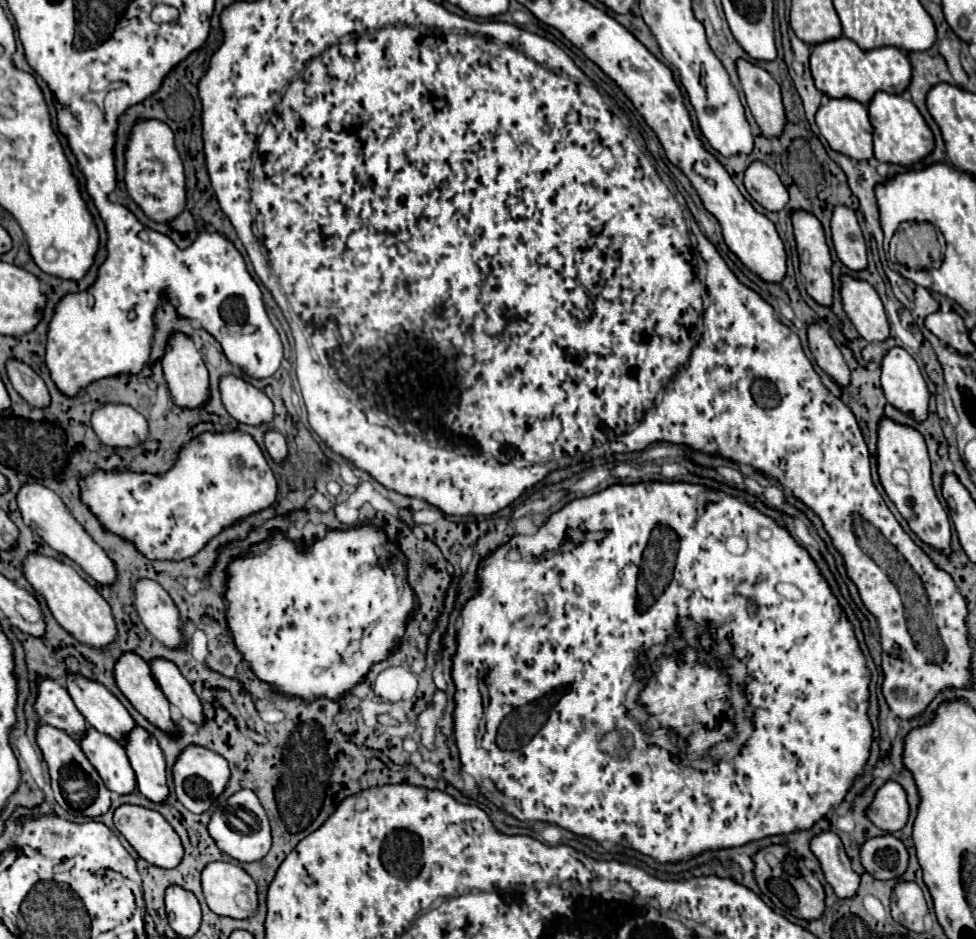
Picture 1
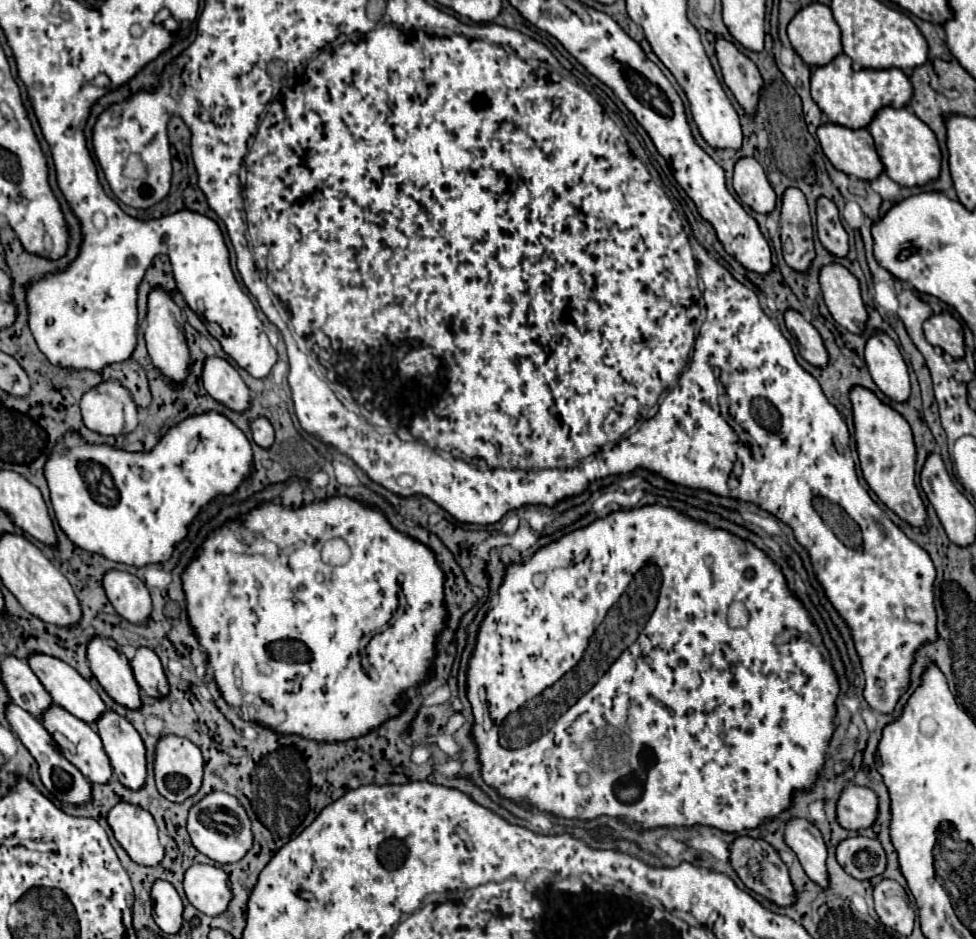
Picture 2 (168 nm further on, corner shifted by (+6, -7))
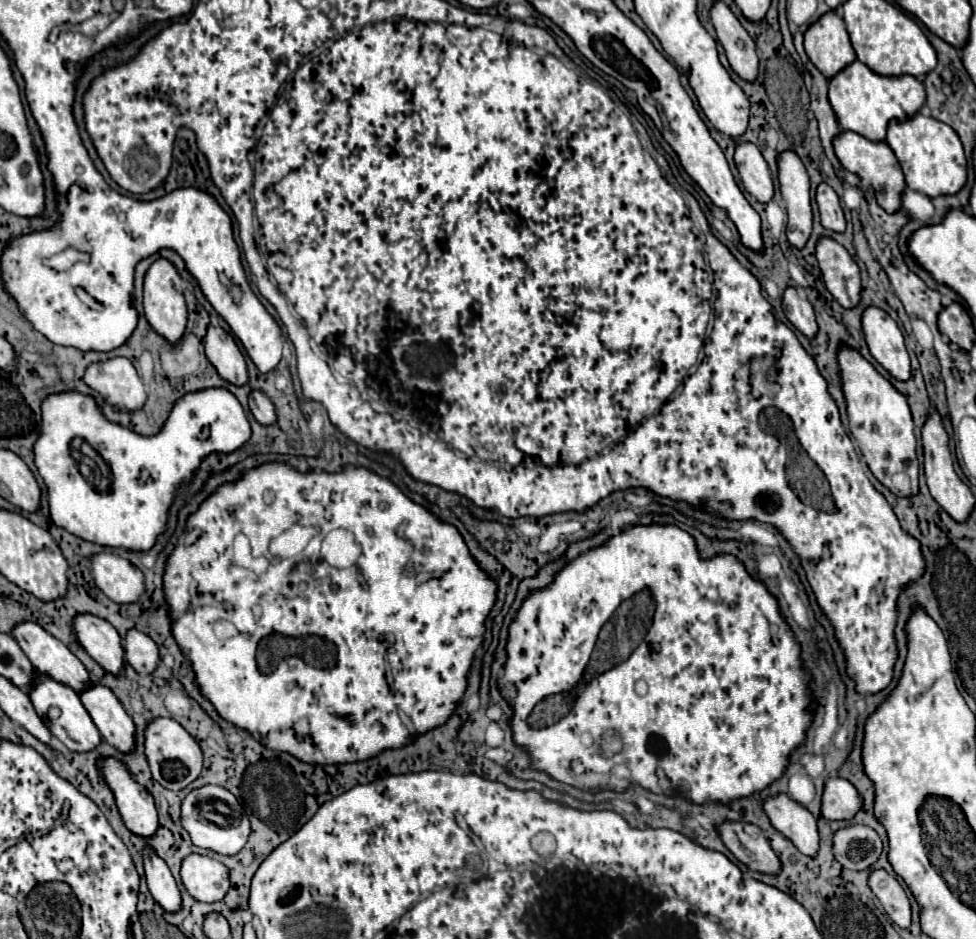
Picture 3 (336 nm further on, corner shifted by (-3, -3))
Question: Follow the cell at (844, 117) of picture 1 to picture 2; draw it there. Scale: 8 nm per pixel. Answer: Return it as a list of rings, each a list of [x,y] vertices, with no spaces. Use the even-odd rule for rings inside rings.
[[[826,123],[818,129],[818,141],[822,145],[824,155],[830,159],[830,163],[846,175],[852,175],[852,177],[862,179],[862,181],[872,181],[884,171],[884,165],[874,149],[874,141],[872,141],[868,129],[848,129],[842,125]]]

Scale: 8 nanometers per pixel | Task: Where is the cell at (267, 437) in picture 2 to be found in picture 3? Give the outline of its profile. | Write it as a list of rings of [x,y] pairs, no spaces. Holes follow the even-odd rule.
[[[251,391],[249,409],[251,409],[253,417],[257,419],[257,423],[261,423],[261,425],[273,425],[277,421],[273,403],[261,391]]]

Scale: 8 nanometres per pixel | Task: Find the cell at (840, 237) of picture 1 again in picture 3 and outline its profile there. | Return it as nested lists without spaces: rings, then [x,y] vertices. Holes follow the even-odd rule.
[[[819,185],[815,199],[821,213],[821,225],[835,233],[843,233],[847,227],[847,221],[845,221],[837,193],[829,185]]]

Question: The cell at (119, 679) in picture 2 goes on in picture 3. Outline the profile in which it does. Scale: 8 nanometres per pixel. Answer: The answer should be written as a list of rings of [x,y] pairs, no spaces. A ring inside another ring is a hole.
[[[91,615],[75,617],[75,631],[77,639],[83,649],[111,675],[121,677],[125,671],[125,649],[117,629]]]

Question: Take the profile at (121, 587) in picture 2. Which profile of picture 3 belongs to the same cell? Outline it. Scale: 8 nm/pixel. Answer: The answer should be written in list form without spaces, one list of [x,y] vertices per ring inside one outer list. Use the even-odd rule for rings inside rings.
[[[99,553],[91,559],[95,585],[115,603],[137,603],[145,593],[141,569],[113,553]]]

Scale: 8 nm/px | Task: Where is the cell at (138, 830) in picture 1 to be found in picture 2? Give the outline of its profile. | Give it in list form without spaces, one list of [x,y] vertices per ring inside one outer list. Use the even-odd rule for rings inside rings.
[[[118,803],[108,813],[108,823],[132,861],[140,865],[158,865],[162,861],[164,847],[158,841],[158,827],[146,809]]]

